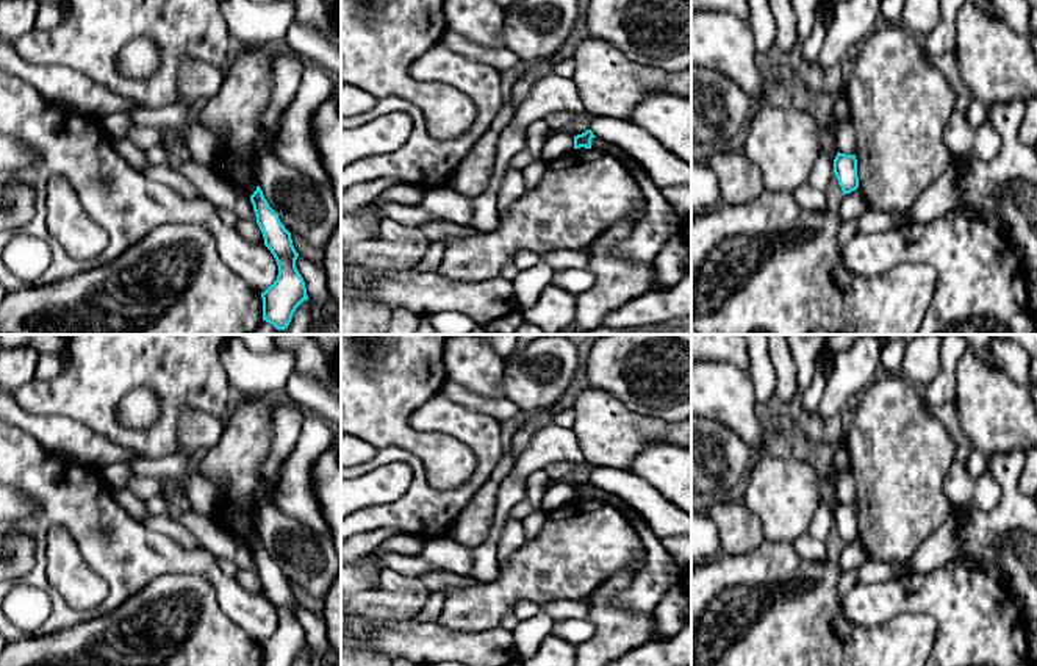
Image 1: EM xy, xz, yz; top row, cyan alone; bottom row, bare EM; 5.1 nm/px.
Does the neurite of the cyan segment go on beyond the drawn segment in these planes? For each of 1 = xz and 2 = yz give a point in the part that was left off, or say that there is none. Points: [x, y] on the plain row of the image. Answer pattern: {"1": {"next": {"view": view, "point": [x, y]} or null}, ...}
{"1": {"next": null}, "2": {"next": null}}

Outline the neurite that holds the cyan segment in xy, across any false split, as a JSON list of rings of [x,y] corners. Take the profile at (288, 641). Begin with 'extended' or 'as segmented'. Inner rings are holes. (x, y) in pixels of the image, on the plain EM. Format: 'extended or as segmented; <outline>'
as segmented; [[[260,536],[250,546],[250,552],[264,596],[271,600],[278,616],[277,630],[261,643],[263,666],[292,666],[296,658],[303,650],[308,650],[305,632],[296,618],[299,603],[292,596],[291,583],[269,557]]]

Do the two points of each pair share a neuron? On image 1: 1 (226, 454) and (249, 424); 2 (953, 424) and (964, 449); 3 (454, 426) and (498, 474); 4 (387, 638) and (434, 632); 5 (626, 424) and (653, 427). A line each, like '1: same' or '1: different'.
1: same
2: same
3: different
4: same
5: same

